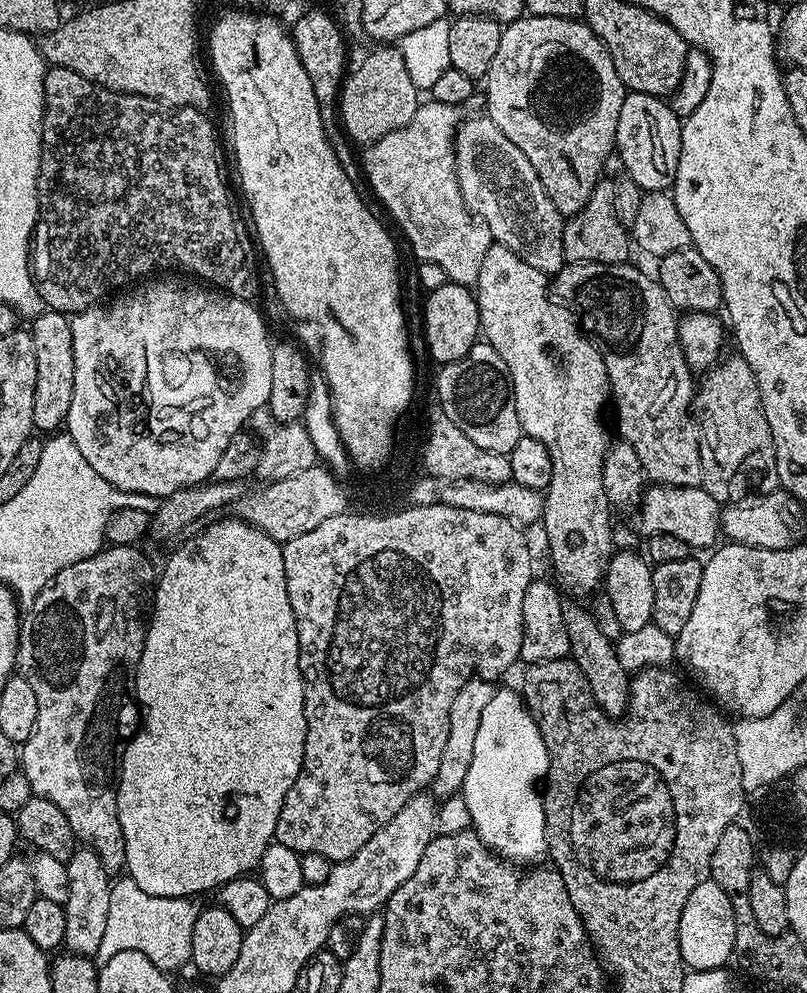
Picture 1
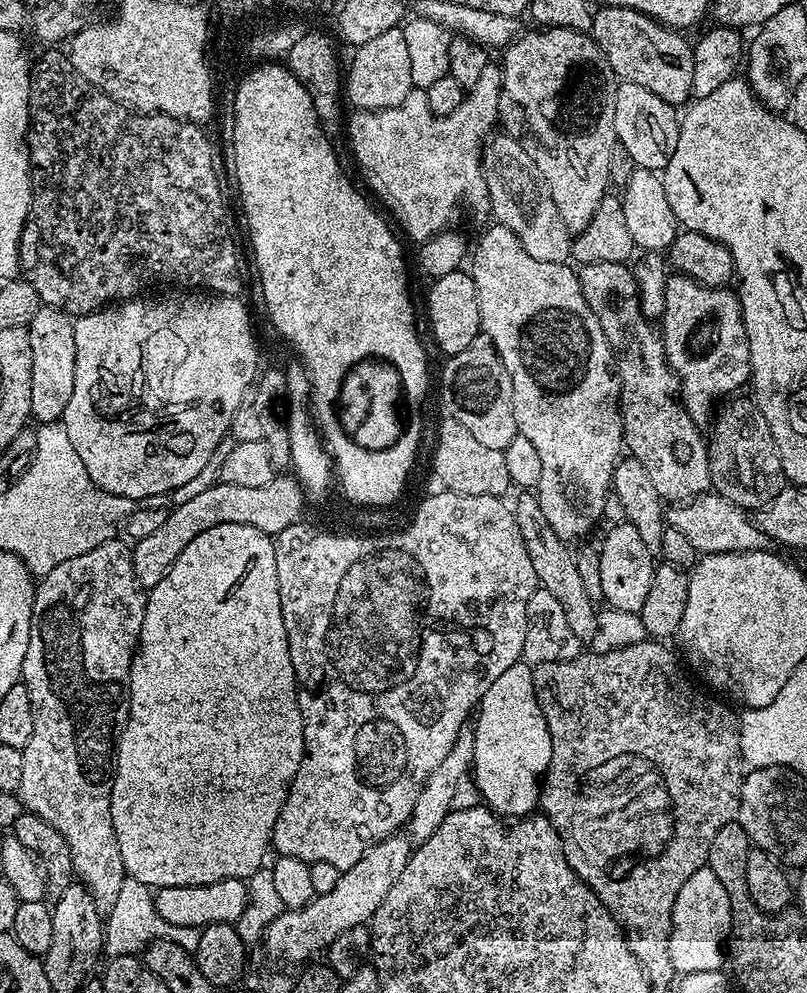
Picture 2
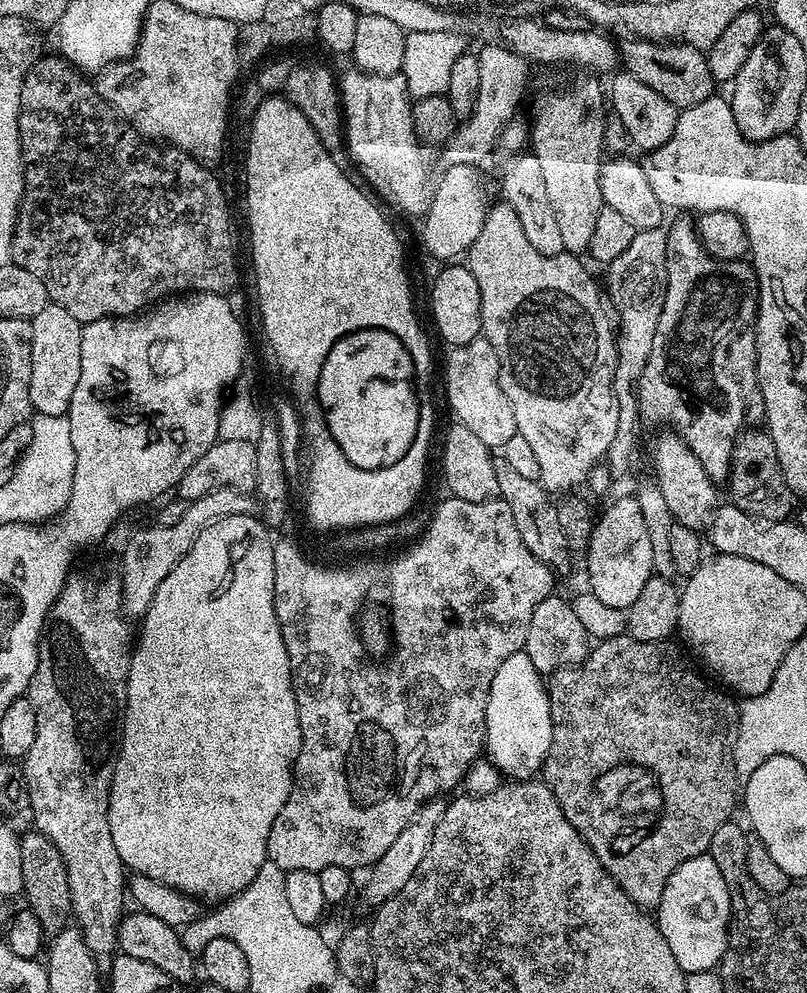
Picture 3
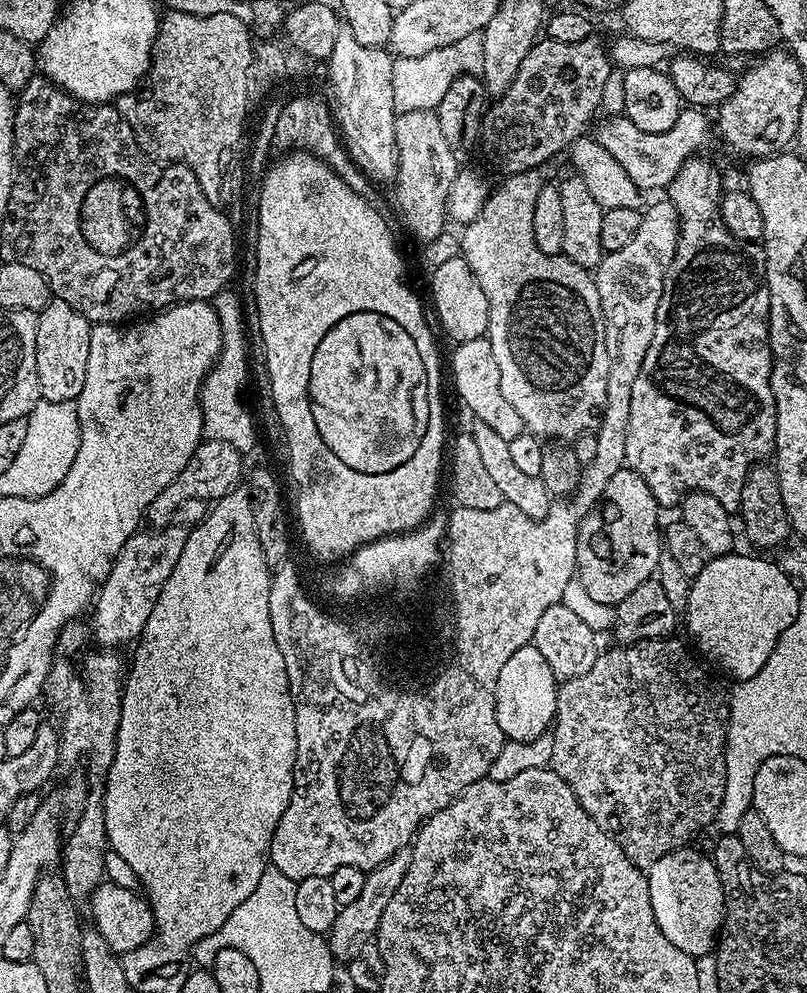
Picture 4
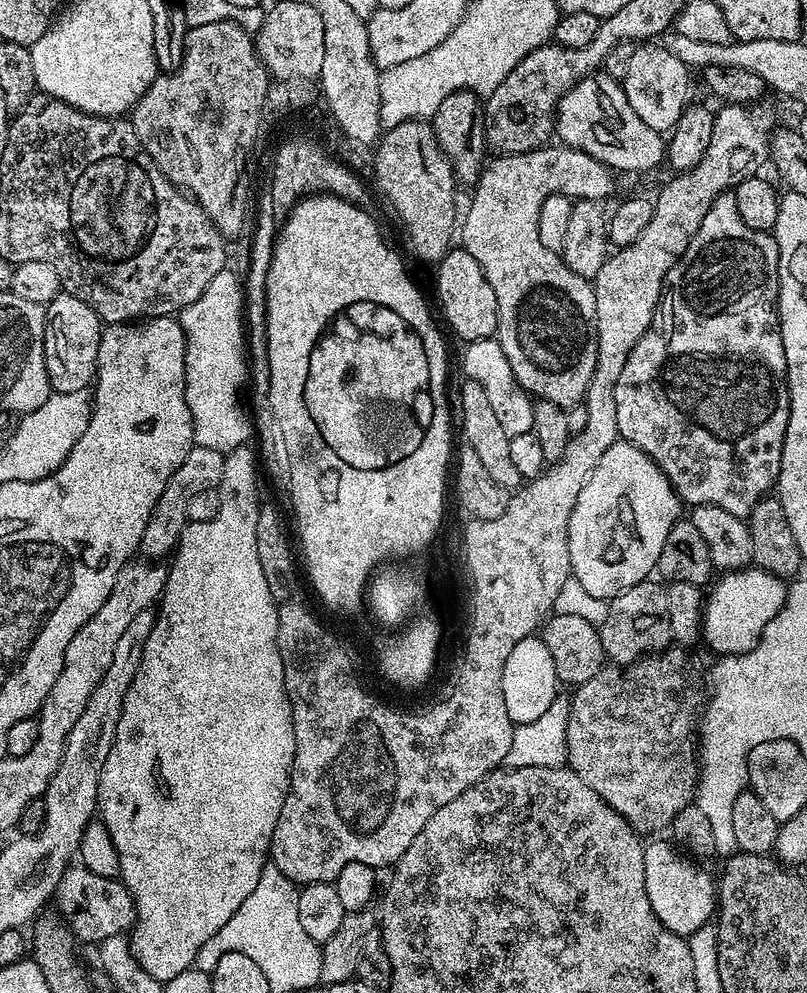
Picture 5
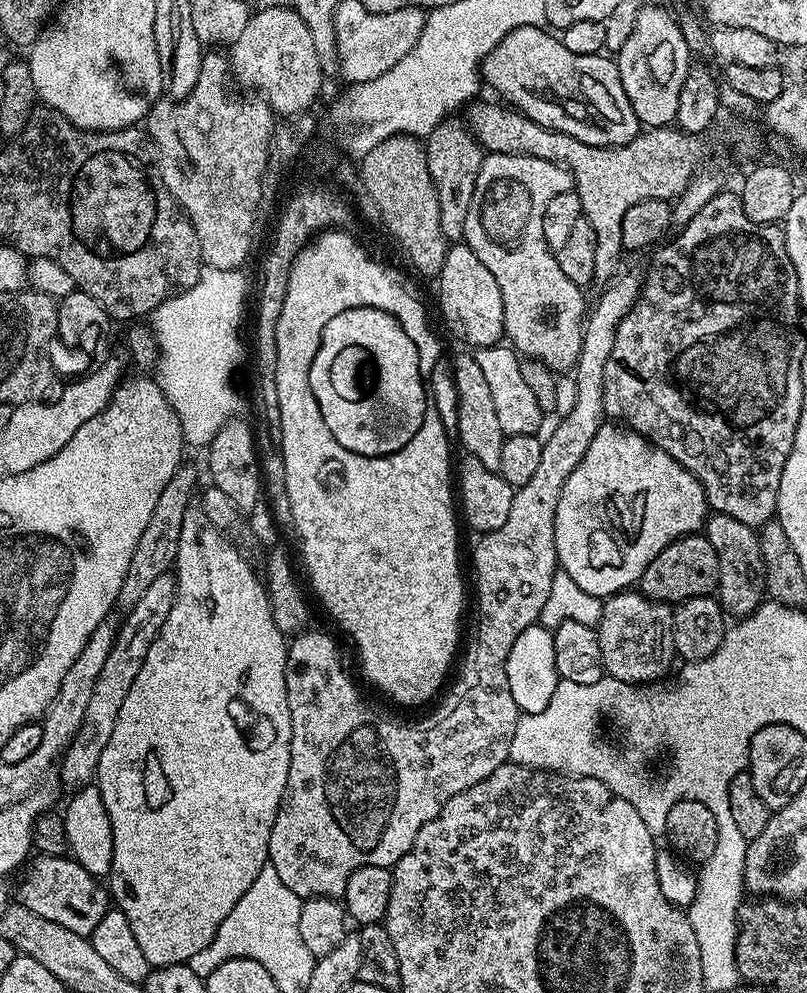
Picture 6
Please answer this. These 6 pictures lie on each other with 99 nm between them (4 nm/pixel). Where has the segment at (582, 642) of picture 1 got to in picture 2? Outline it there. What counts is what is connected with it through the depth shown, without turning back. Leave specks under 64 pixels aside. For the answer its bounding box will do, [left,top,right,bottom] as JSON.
[514,494,600,642]

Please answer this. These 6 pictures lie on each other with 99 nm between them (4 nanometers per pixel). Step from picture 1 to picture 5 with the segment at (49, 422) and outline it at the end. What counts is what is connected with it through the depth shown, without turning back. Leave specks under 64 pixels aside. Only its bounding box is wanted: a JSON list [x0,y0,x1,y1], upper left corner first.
[44,290,102,393]

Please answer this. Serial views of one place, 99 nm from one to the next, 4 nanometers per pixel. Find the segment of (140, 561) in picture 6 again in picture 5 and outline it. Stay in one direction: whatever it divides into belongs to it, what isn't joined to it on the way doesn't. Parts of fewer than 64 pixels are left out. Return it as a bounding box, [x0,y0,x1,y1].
[138,445,225,558]

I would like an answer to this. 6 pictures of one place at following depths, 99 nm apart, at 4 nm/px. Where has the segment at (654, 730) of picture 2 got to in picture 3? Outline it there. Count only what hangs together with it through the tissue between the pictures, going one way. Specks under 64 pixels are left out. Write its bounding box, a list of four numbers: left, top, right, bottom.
[542,634,740,910]

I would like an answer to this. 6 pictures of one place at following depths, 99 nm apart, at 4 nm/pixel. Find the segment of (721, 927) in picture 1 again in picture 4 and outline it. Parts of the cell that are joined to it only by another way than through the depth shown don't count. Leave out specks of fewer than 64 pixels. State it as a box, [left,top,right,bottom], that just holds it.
[646,846,724,958]

